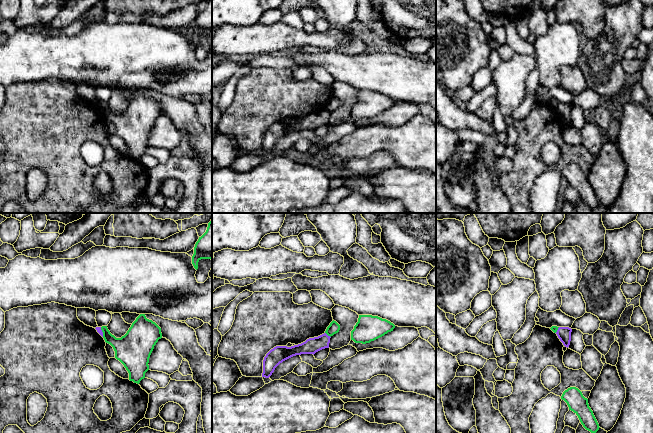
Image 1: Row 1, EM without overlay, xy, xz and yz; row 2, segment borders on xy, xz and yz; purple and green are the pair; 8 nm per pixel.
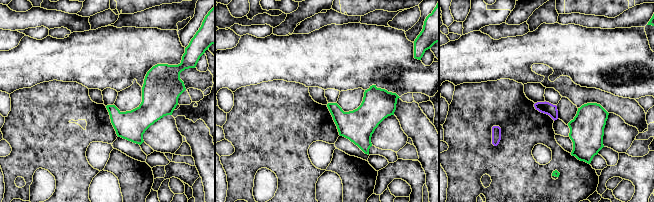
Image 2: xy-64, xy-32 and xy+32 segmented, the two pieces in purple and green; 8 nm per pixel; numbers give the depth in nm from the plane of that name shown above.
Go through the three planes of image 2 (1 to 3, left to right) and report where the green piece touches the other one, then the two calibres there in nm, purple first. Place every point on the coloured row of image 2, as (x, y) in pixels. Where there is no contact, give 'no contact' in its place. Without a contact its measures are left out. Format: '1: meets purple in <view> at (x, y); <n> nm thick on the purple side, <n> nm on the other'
1: no contact
2: no contact
3: no contact

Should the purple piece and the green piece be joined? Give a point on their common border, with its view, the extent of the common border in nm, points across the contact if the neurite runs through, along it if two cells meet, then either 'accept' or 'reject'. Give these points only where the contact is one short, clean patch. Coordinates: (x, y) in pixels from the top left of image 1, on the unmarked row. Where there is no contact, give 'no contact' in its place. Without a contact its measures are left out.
meets purple in xz at (327, 111); contact 60 nm long; border along xz (325, 108), (330, 113); reject

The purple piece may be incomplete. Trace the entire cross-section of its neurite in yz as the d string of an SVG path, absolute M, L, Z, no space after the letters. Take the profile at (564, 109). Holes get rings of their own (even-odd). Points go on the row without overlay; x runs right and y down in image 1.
M559 103L556 110L565 123L569 123L572 105L569 103Z

